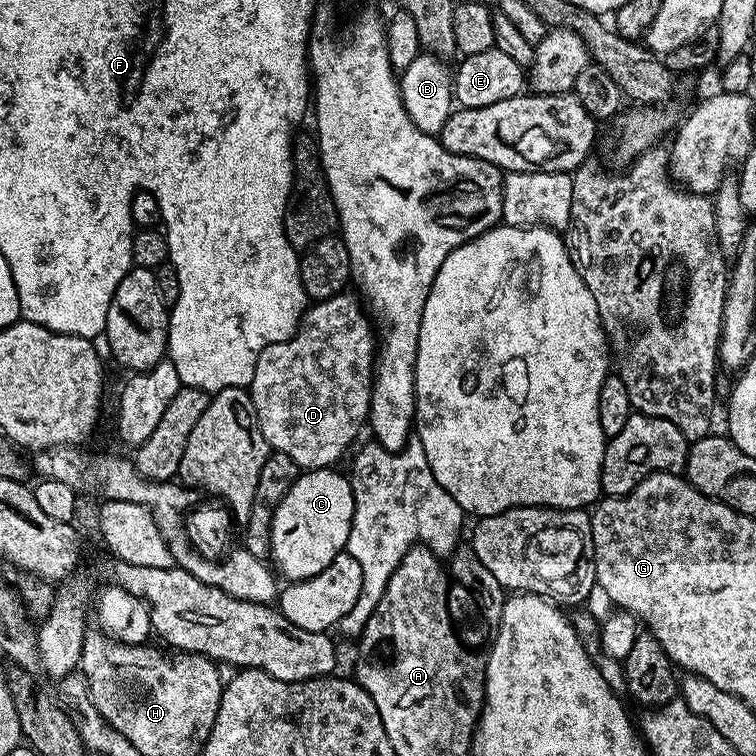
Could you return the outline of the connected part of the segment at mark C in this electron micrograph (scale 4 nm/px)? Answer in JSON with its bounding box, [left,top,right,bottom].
[270,468,355,581]

